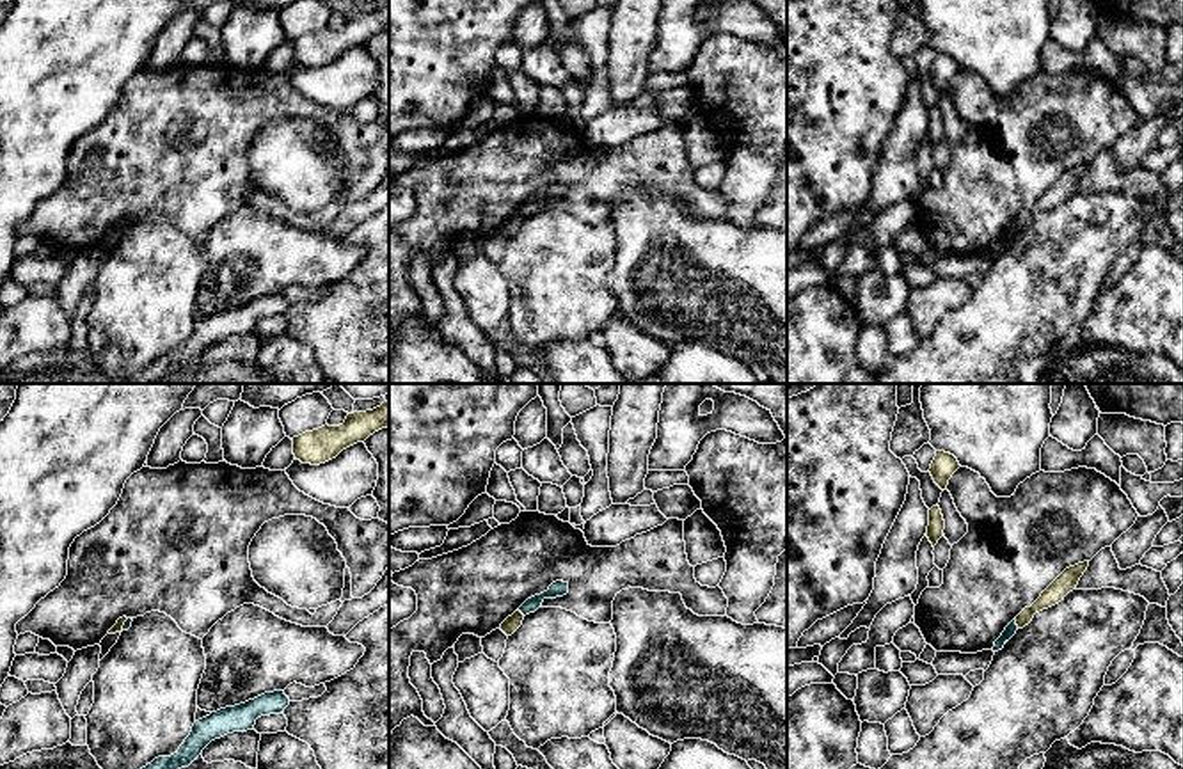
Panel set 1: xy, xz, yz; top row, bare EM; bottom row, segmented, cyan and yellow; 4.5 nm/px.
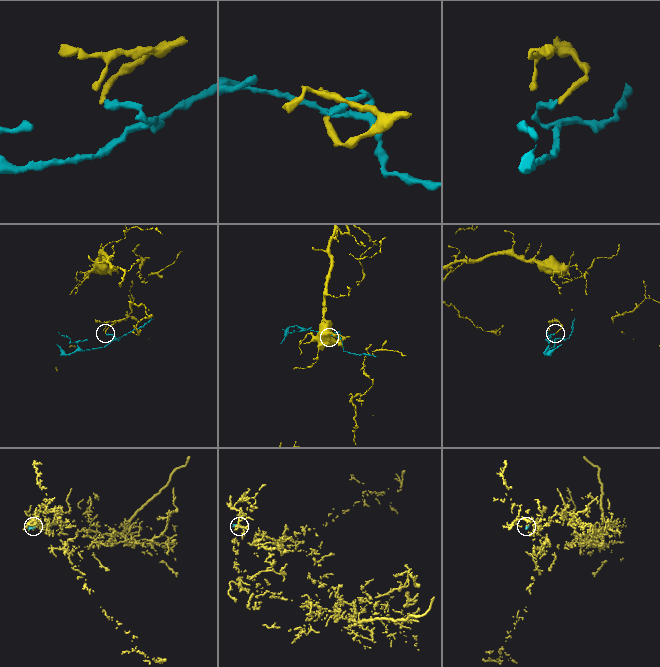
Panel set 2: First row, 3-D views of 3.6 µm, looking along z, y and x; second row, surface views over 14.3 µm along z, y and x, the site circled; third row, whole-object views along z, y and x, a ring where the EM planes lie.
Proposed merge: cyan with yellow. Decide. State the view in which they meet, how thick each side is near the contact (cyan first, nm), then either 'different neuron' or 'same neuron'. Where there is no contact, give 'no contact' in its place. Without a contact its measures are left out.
yz | 50/90 nm | different neuron

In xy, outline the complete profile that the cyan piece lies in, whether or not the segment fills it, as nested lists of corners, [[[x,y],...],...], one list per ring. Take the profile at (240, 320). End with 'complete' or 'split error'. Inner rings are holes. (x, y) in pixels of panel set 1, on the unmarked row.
[[[274,293],[245,305],[211,314],[194,325],[190,337],[174,357],[155,361],[151,366],[133,375],[126,384],[158,384],[167,380],[178,371],[188,369],[211,343],[233,334],[254,332],[258,320],[281,316],[288,307],[290,300],[284,293]]]; complete

